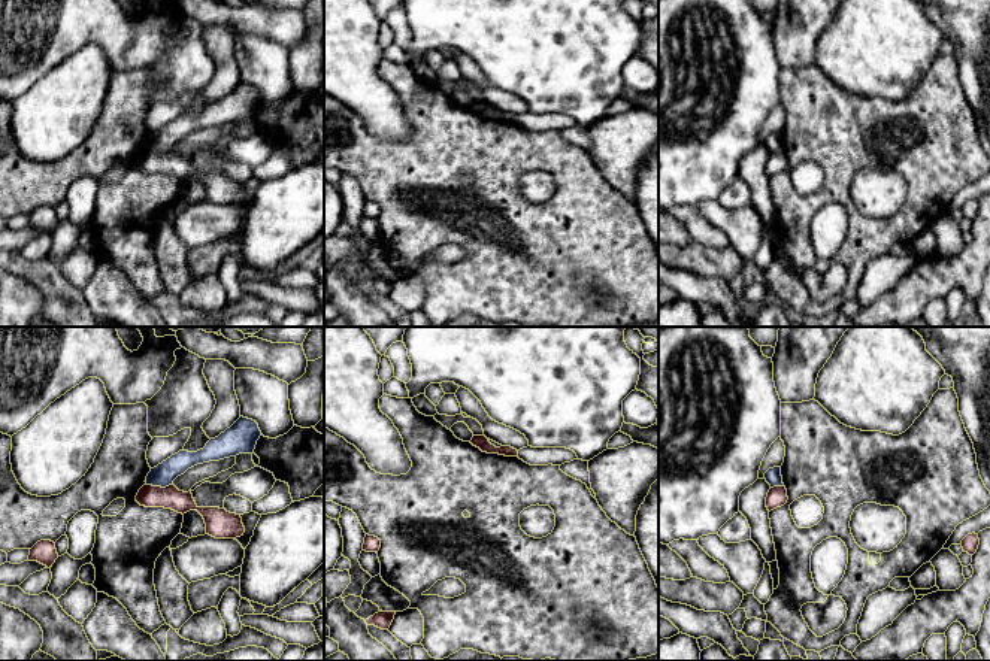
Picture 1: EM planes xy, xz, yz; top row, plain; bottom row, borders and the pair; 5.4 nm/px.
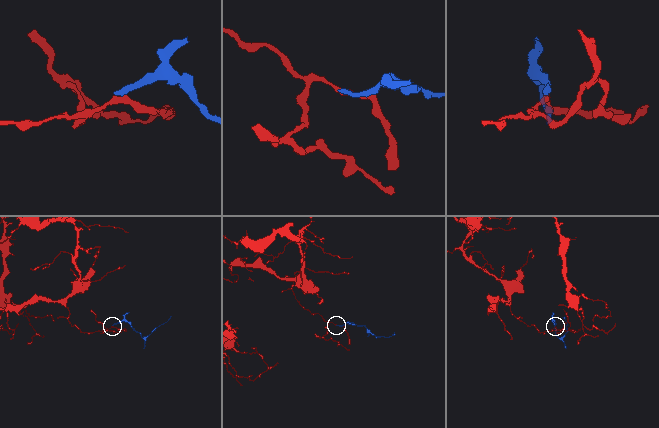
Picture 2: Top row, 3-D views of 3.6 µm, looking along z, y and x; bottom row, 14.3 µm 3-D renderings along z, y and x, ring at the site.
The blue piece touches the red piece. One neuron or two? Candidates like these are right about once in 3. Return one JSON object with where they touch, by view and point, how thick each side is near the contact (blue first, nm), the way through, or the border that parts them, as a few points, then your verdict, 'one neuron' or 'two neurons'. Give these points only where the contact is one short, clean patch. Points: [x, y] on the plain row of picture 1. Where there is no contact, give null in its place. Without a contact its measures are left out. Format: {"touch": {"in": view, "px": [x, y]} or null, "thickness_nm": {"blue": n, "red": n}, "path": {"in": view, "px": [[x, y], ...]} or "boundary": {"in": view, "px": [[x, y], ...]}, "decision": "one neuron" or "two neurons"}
{"touch": {"in": "xy", "px": [159, 151]}, "thickness_nm": {"blue": 120, "red": 120}, "boundary": {"in": "xy", "px": [[172, 148], [164, 152], [147, 151]]}, "decision": "two neurons"}

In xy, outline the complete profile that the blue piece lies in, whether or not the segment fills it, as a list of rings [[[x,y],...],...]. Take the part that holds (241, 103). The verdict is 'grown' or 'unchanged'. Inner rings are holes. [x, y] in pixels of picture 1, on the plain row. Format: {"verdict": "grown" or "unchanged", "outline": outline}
{"verdict": "unchanged", "outline": [[[240,82],[230,94],[218,103],[211,104],[206,112],[197,118],[179,116],[157,133],[151,134],[146,142],[146,151],[166,154],[184,140],[188,134],[239,119],[252,119],[261,97],[252,85]]]}

